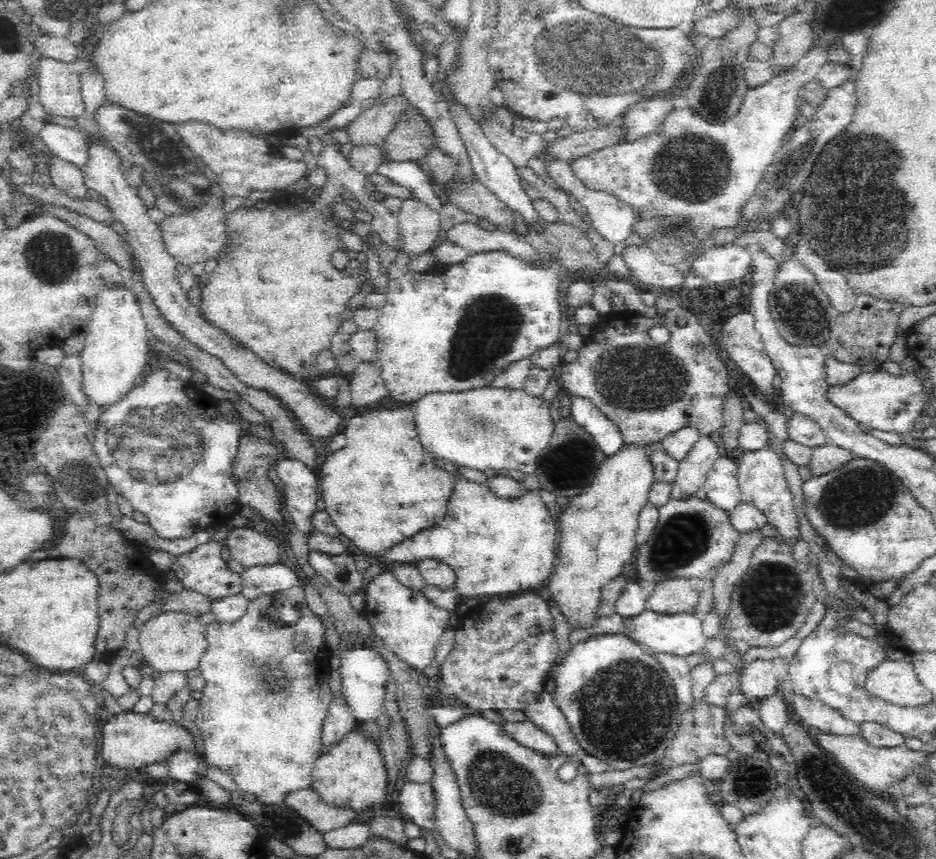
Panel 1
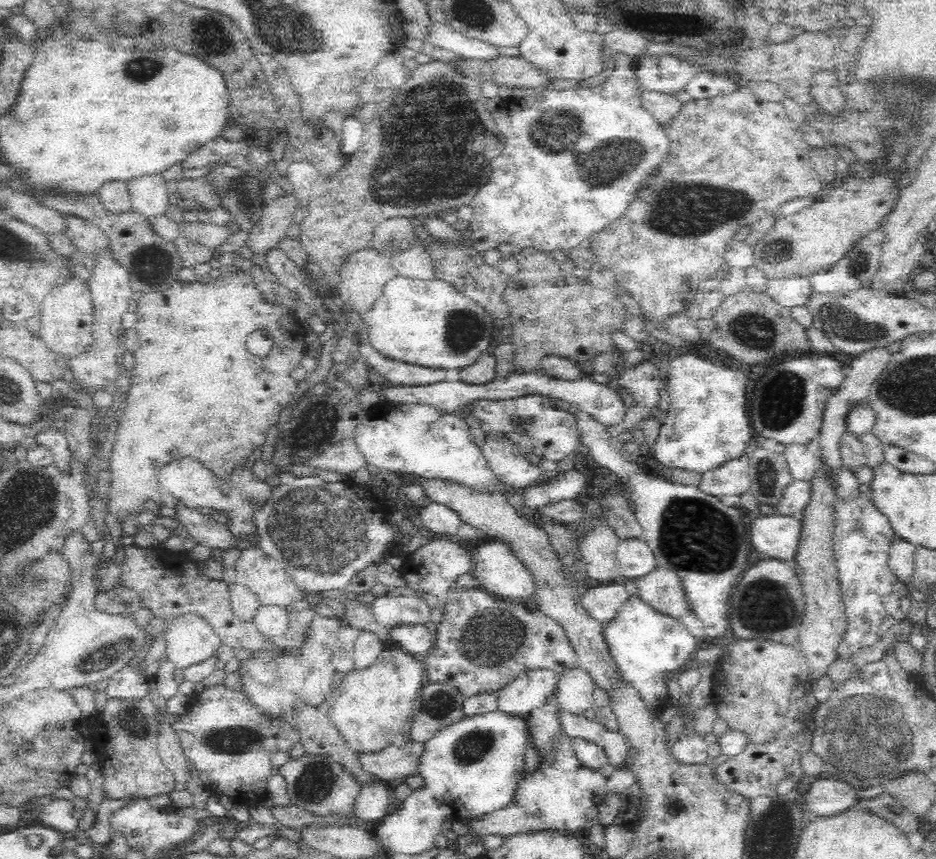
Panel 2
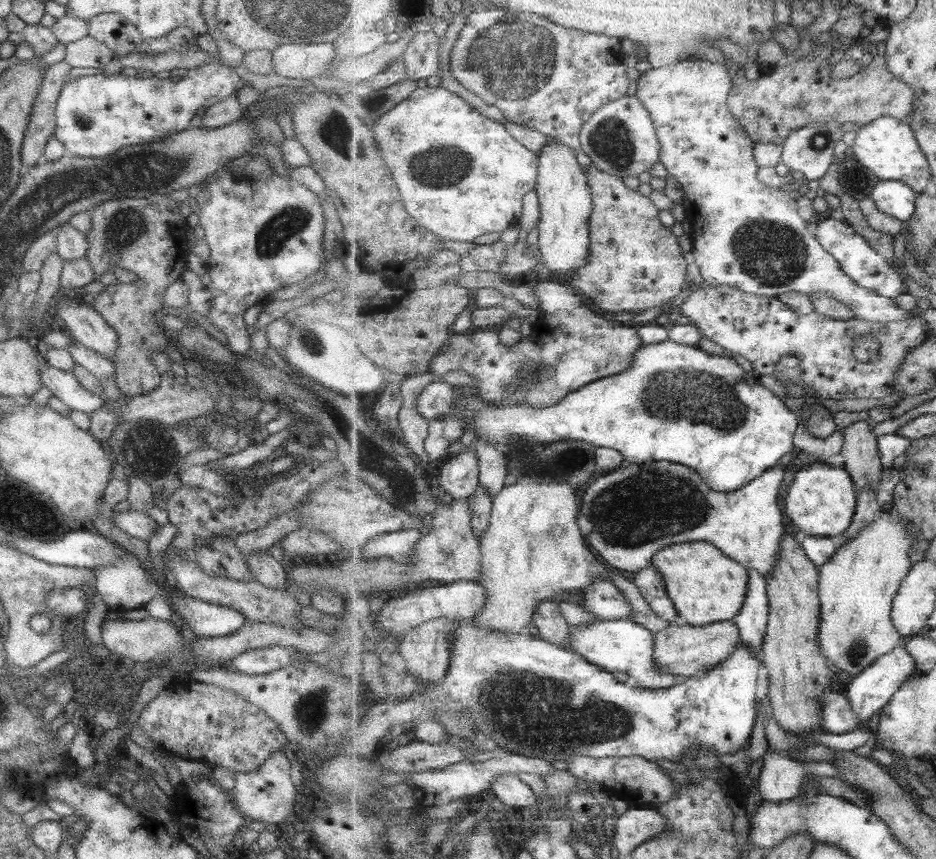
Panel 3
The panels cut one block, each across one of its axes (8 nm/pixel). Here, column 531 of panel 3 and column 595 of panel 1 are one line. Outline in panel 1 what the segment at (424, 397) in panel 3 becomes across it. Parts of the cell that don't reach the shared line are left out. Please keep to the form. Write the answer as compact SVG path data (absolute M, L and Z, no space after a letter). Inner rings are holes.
M572 396L572 420L592 435L598 448L607 457L616 455L623 447L623 438L617 424L596 408L592 401Z

